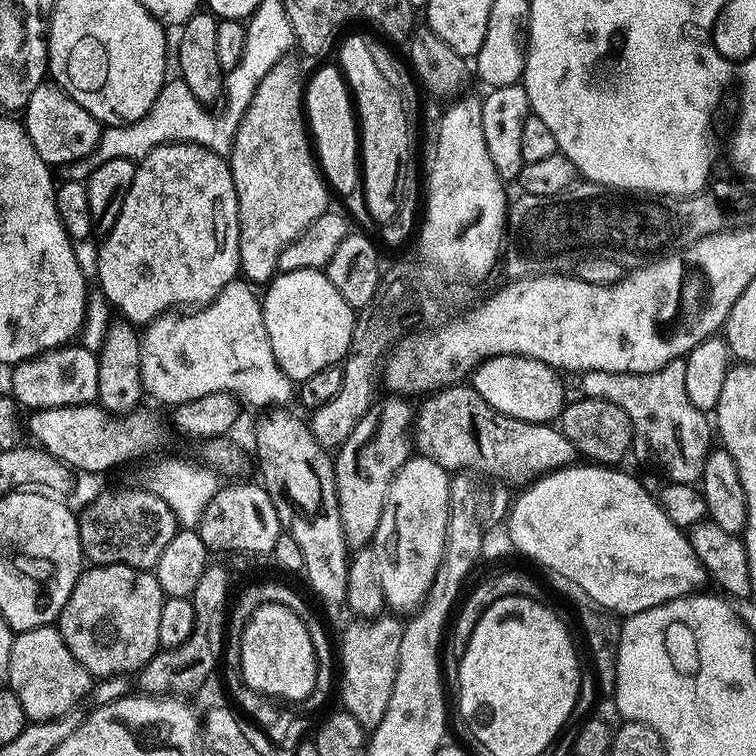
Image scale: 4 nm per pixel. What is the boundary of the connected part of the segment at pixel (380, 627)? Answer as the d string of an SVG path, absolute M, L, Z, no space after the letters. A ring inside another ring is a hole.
M384 614L369 622L352 622L348 629L338 640L338 692L340 688L340 700L343 711L349 712L362 727L365 733L371 734L382 722L386 714L386 706L390 706L390 694L394 690L394 678L396 677L396 659L398 658L398 646L404 633L401 621Z

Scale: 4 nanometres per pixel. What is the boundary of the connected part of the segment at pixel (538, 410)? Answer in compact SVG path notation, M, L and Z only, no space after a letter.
M492 356L479 364L470 384L496 413L513 416L528 423L548 424L563 412L566 403L561 373L529 356Z

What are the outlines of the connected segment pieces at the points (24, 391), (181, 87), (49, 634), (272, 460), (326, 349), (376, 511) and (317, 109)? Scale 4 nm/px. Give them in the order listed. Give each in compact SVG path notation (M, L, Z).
M61 346L39 352L21 364L15 365L12 372L11 395L17 405L28 410L41 408L67 408L74 404L91 404L97 399L98 356L88 348Z
M169 79L162 86L158 98L150 106L150 110L142 118L138 118L132 124L117 124L108 126L101 131L98 138L98 146L86 158L78 158L74 162L63 165L62 174L64 180L87 181L88 176L102 162L114 162L114 158L126 158L133 162L139 162L149 156L160 144L183 142L186 144L201 144L204 148L211 148L213 152L227 153L230 148L229 133L224 133L216 125L216 120L208 116L209 112L203 105L190 94L190 90L184 85L183 79Z
M56 626L15 633L6 684L14 694L18 694L18 702L22 702L22 710L26 710L32 722L67 717L68 711L94 688L93 677L77 662L74 654L70 654Z
M268 412L256 424L256 460L260 463L260 472L264 475L262 485L268 494L280 496L282 488L286 486L290 496L296 498L300 504L306 504L304 508L314 510L318 504L318 480L314 472L318 468L329 468L327 459L316 457L310 449L304 445L304 435L309 435L310 428L296 416L288 412Z
M319 268L280 272L262 296L264 325L276 364L289 381L299 382L318 370L339 365L349 354L357 313L334 290L327 271Z
M373 440L361 443L357 452L352 452L353 445L345 442L339 445L335 453L334 473L336 475L336 498L338 500L338 514L340 515L340 529L344 531L344 543L349 549L364 550L376 539L378 522L382 514L382 506L388 496L388 485L392 483L398 469L409 459L410 448L392 448L392 456L384 452L384 444L376 444Z
M335 63L318 69L313 74L312 81L310 79L307 81L304 106L306 124L314 141L314 155L329 189L335 195L337 192L338 195L344 196L343 211L353 221L356 219L360 224L371 225L373 218L364 205L362 169L358 163L358 121L354 115L348 85L344 83L344 73Z

